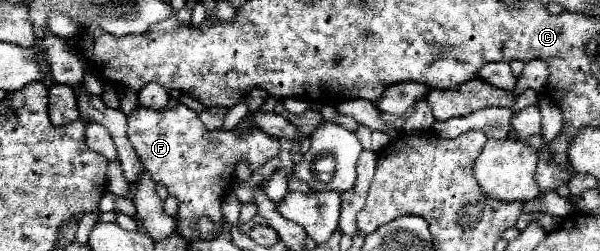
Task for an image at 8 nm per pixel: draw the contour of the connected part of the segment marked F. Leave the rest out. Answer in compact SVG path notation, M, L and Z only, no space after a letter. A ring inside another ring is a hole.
M176 105L172 109L160 111L136 107L128 115L128 137L152 179L162 183L168 193L180 201L176 219L182 221L182 225L190 225L190 221L206 215L214 219L220 229L220 203L232 187L236 163L246 159L254 171L264 165L264 161L278 155L278 139L266 135L258 127L250 127L242 135L238 135L238 129L208 131L198 119L198 113L186 105Z

